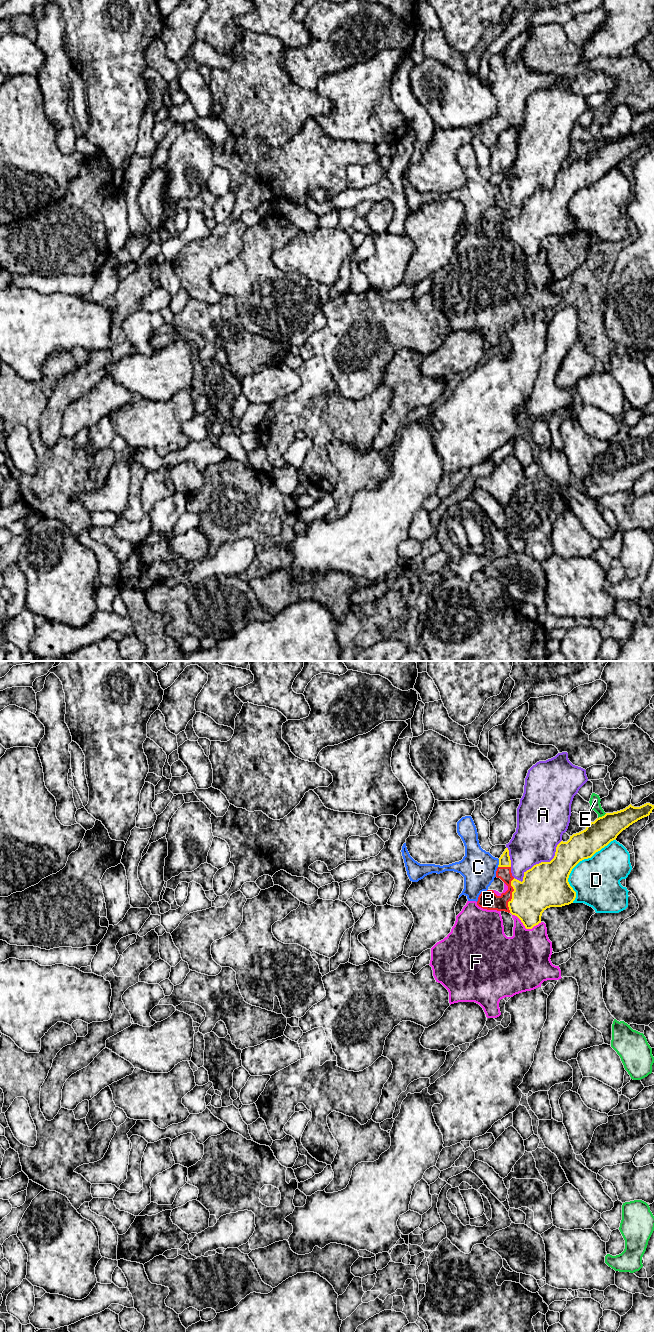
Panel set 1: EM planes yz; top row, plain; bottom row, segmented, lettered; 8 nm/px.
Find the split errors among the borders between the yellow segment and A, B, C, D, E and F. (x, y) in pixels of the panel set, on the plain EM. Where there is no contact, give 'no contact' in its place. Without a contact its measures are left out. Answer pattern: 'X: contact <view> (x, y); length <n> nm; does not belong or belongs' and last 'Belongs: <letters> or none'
A: contact yz (539, 191); length 500 nm; does not belong
B: contact yz (512, 223); length 280 nm; belongs
C: contact yz (499, 191); length 70 nm; does not belong
D: contact yz (576, 192); length 600 nm; does not belong
E: contact yz (602, 144); length 80 nm; does not belong
F: contact yz (525, 255); length 260 nm; does not belong
Belongs: B

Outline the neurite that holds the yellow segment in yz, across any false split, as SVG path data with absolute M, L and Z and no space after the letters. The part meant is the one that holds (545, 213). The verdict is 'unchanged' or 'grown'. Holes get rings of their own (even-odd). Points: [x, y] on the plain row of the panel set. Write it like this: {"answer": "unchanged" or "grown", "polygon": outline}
{"answer": "grown", "polygon": "M646 131L640 135L631 132L623 138L606 141L588 152L585 158L573 162L567 170L561 169L557 175L554 186L550 190L541 190L524 200L523 209L519 209L512 204L511 188L508 176L505 177L499 186L499 193L496 205L500 206L507 214L508 218L497 224L493 218L481 220L477 233L487 238L505 239L517 244L526 257L532 257L541 251L542 241L550 235L562 235L573 231L576 220L568 210L572 197L582 188L591 186L596 180L607 174L611 169L626 156L638 148L649 144L654 137L654 133Z"}

